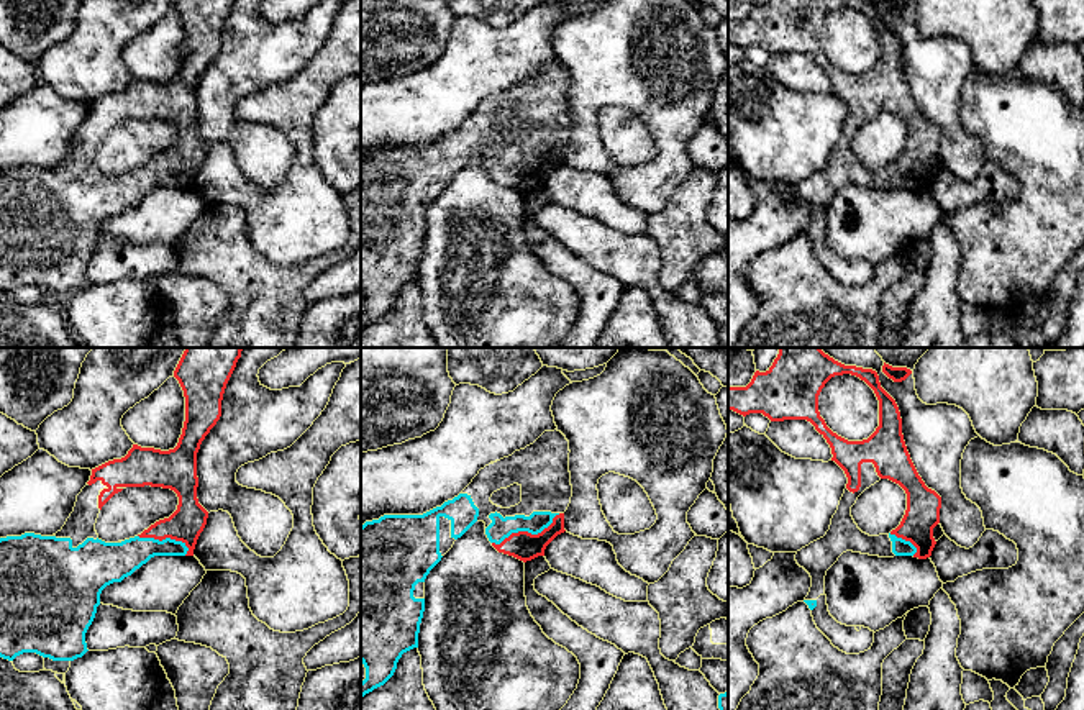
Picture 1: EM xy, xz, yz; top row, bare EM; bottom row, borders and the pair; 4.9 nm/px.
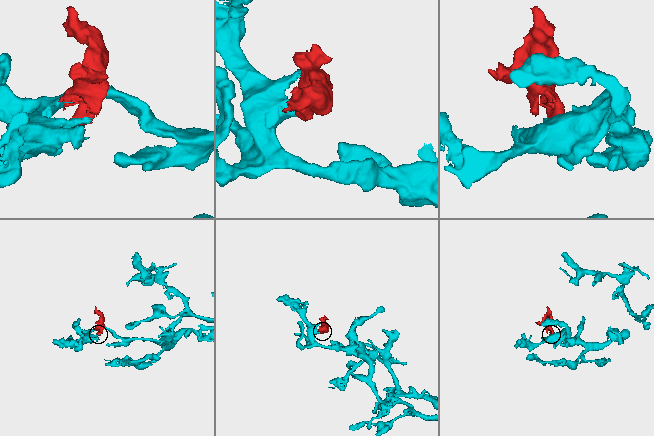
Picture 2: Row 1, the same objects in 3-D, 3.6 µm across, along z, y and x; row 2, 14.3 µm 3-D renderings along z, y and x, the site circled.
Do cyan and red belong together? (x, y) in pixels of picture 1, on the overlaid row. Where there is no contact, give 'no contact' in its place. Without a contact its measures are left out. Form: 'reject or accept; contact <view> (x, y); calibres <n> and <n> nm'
accept; contact xz (527, 530); calibres 110 and 140 nm

